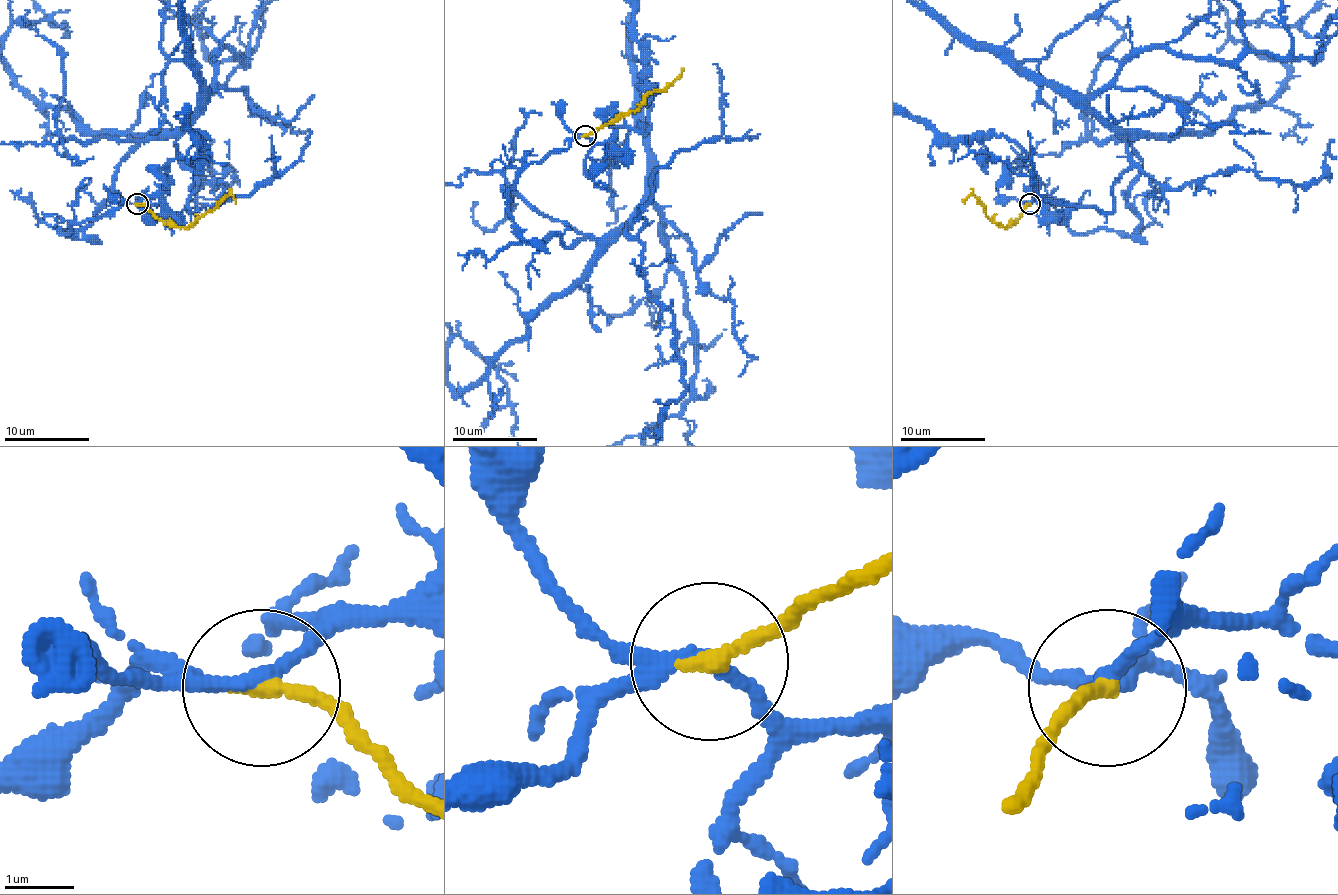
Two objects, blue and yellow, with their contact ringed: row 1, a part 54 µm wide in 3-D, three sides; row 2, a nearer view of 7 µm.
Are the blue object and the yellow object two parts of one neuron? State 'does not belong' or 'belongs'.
belongs

